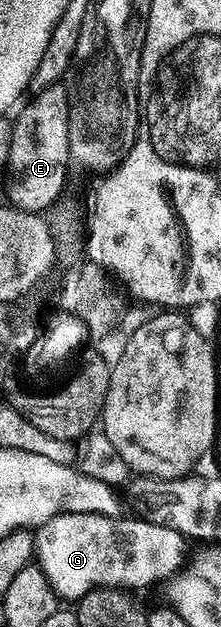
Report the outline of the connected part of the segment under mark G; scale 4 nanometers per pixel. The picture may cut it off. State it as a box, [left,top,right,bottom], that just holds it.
[35,513,189,601]

